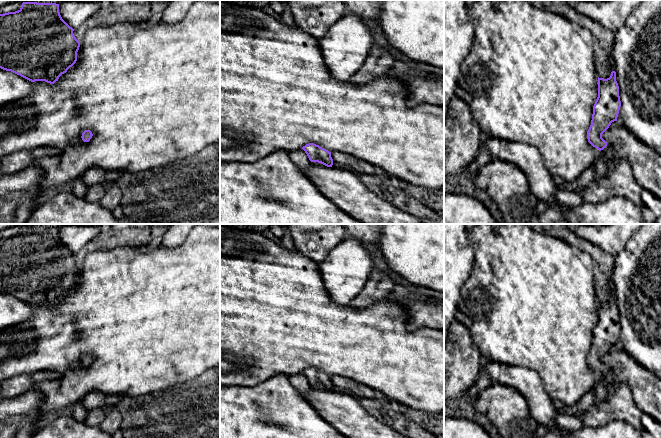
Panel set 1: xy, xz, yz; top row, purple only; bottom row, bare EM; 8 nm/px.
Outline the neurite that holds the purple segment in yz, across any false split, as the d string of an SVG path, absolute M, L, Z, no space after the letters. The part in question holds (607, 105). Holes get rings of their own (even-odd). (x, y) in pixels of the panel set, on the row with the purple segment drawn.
M612 71L609 78L598 77L598 97L593 106L591 125L587 131L588 142L607 160L608 172L617 161L613 148L602 138L602 134L612 122L617 121L621 101L616 72Z

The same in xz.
M314 143L306 144L302 149L305 151L311 162L318 162L327 167L332 167L333 159L331 157L331 152L328 150Z

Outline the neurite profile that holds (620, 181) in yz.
M617 159L613 168L600 181L592 181L579 193L584 202L599 203L621 196L642 207L642 189L635 180L630 164L626 160Z

